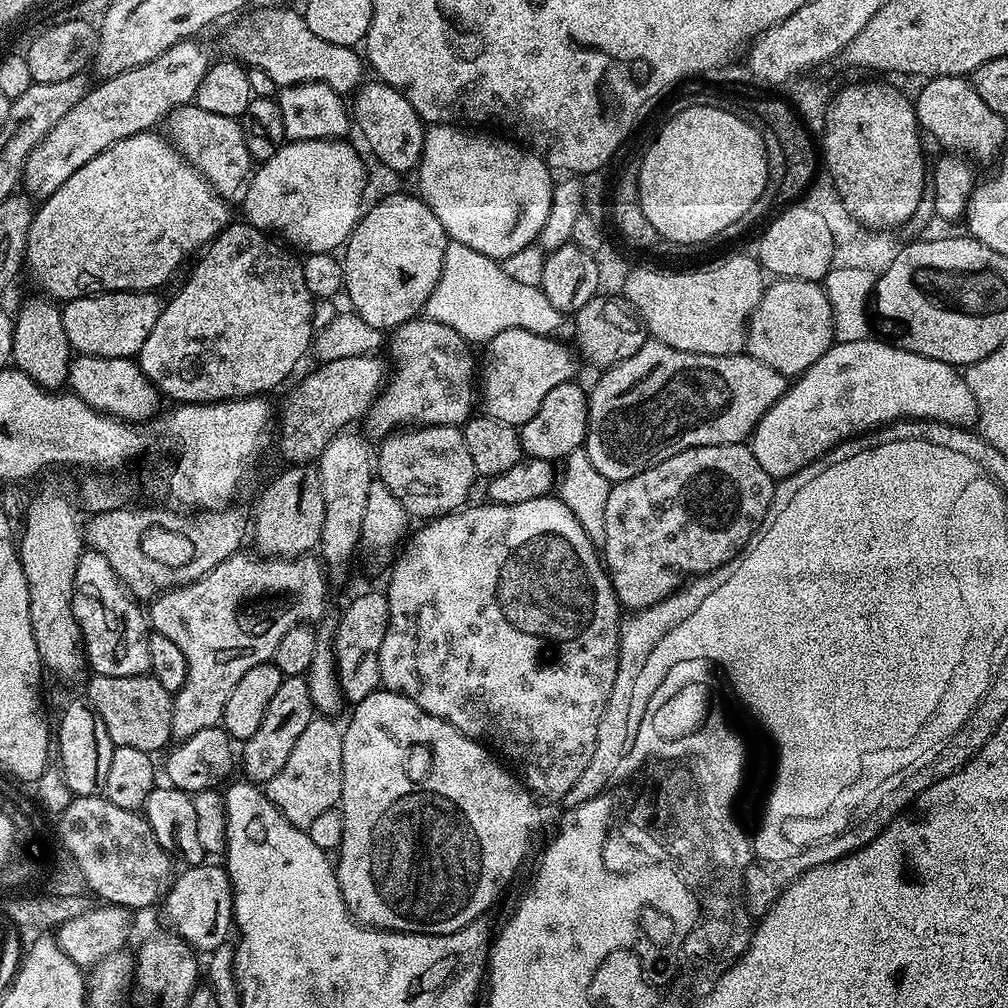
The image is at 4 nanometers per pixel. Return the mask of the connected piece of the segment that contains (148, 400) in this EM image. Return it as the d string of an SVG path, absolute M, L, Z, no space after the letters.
M73 355L72 364L68 368L67 387L96 412L117 416L120 420L129 422L151 421L159 413L156 411L162 403L160 393L144 377L139 363L126 356L102 358L101 356Z

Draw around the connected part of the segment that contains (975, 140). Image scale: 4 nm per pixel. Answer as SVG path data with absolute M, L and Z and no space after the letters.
M933 76L925 79L922 91L915 93L914 103L917 125L927 135L929 132L949 153L963 154L973 161L988 160L991 156L992 159L999 157L1005 147L1005 117L982 102L971 79L963 76Z

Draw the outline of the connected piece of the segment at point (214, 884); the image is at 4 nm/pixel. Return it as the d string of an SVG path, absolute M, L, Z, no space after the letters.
M205 862L193 864L183 869L185 872L175 877L172 887L168 889L163 897L164 920L169 929L175 932L180 939L186 941L197 953L209 954L216 947L220 947L229 939L228 931L231 933L234 928L232 918L232 883L228 877L227 867L216 865L216 862Z

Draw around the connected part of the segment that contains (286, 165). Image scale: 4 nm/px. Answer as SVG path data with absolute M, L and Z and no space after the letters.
M293 140L286 142L278 151L268 160L263 161L253 171L252 181L246 190L246 198L242 205L242 211L245 212L247 223L259 228L261 232L267 232L273 237L279 238L285 245L293 249L301 248L301 253L311 254L314 252L335 253L347 241L348 235L356 229L356 224L361 218L362 207L360 203L364 200L364 160L348 145L344 140Z

